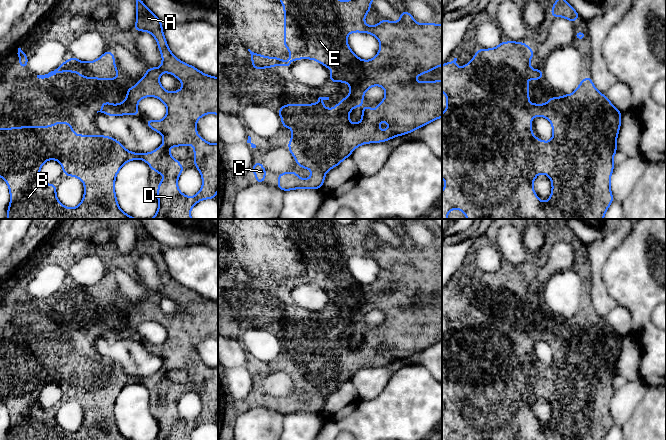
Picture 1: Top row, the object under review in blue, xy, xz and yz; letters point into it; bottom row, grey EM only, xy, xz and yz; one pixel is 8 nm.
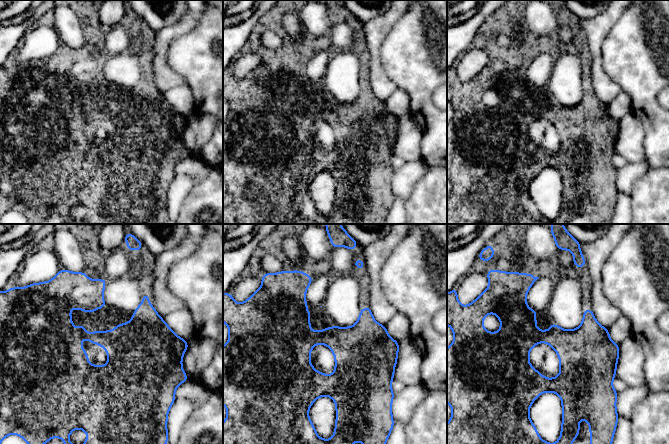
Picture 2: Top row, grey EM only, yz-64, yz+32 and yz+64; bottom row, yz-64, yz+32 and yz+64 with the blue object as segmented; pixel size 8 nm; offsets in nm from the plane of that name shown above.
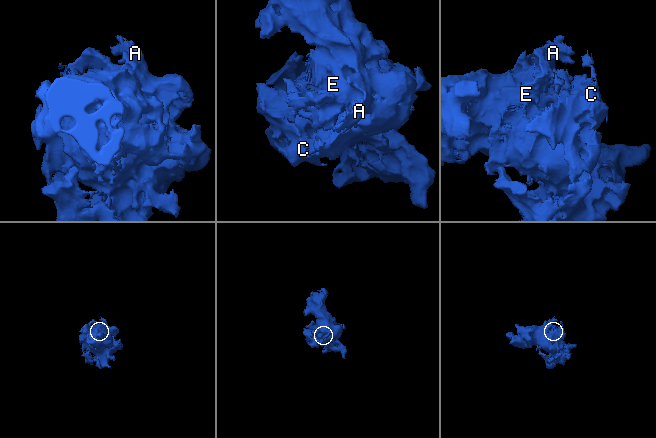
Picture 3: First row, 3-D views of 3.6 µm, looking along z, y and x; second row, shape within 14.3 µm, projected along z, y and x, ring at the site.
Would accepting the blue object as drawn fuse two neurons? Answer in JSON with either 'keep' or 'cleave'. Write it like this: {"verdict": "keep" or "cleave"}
{"verdict": "keep"}

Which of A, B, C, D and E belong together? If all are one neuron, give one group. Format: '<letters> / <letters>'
A B C D E

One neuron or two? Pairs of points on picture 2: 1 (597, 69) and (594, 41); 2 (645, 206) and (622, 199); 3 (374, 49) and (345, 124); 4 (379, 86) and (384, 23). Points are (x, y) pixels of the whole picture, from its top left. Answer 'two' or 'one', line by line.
1: one
2: two
3: two
4: one

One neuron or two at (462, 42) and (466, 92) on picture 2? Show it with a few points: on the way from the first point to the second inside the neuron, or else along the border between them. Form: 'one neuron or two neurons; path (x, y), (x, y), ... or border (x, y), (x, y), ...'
two neurons; border (478, 31), (469, 47)

